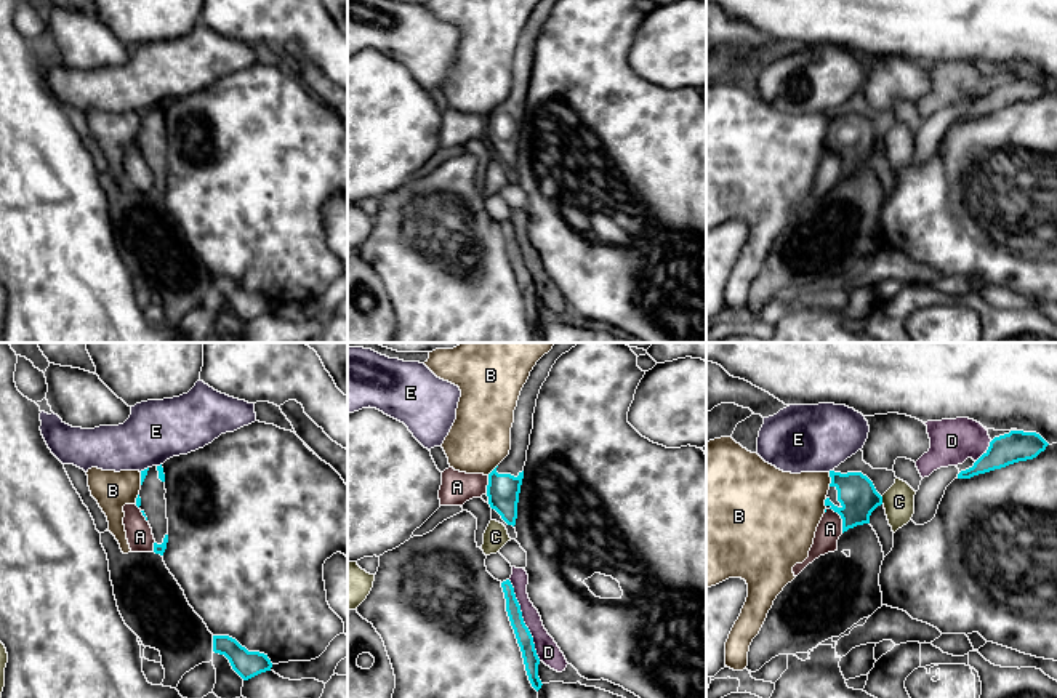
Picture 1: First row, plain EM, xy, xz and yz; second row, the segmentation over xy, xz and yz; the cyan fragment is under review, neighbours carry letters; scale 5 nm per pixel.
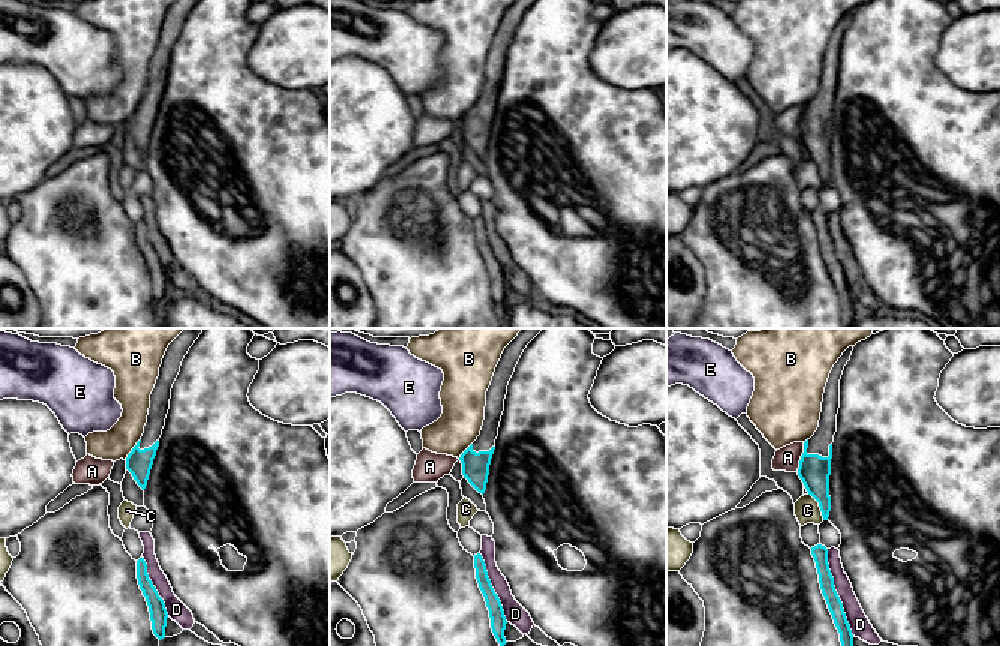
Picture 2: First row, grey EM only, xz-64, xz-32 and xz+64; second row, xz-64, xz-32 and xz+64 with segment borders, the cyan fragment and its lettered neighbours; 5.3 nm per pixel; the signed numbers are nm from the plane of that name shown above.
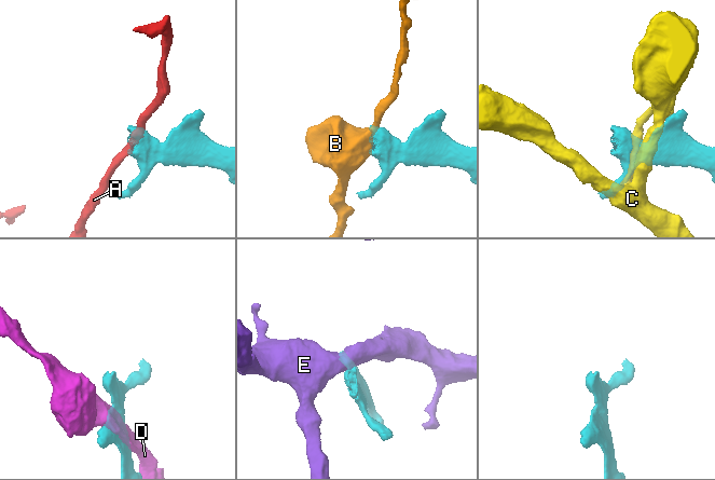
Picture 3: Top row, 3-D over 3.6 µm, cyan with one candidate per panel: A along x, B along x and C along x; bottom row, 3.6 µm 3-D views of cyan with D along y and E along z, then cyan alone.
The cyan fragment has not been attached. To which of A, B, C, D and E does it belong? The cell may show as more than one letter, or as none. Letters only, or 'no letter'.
no letter

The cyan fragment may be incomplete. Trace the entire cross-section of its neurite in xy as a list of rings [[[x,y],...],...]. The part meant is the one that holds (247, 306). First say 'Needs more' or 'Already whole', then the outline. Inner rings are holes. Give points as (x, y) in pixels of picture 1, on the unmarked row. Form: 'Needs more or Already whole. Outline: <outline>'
Already whole. Outline: [[[213,277],[213,293],[224,296],[232,311],[248,322],[261,314],[271,312],[272,304],[267,296],[259,293],[248,293],[235,280],[229,277]]]

